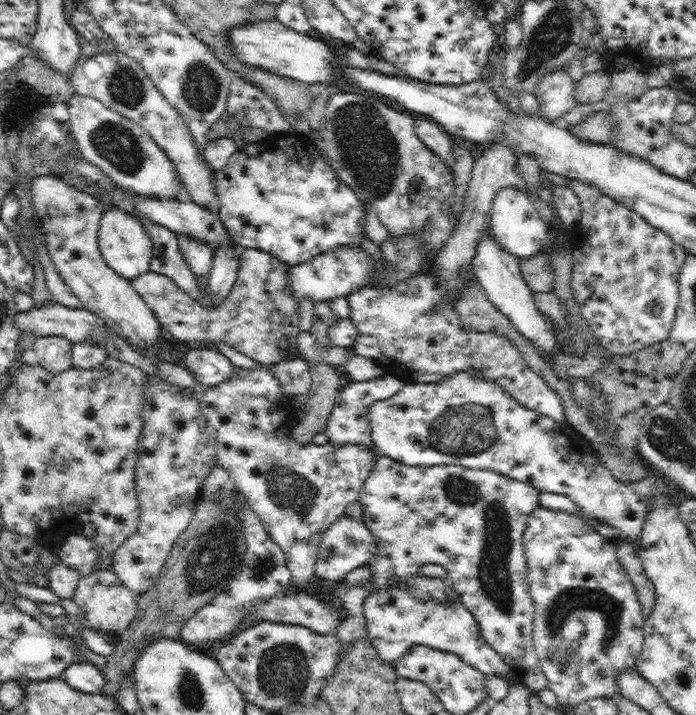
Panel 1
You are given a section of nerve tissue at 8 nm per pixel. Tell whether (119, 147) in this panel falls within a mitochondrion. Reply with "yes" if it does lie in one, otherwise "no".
yes

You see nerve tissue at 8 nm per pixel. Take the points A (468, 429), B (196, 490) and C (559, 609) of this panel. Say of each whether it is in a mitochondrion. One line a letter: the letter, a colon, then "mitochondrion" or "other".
A: mitochondrion
B: other
C: mitochondrion

